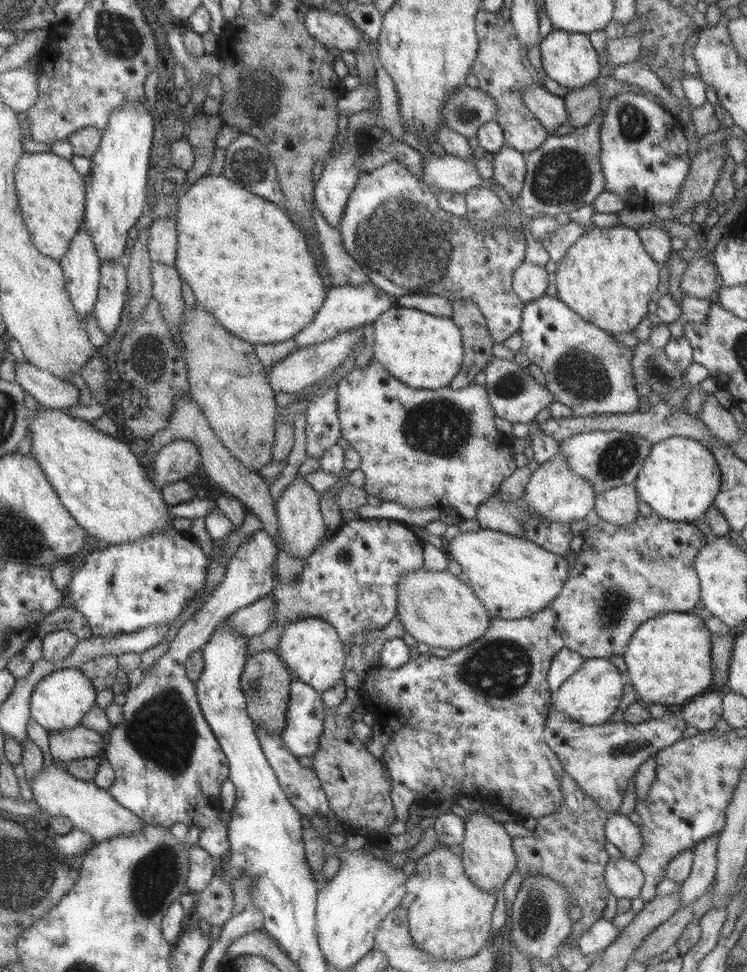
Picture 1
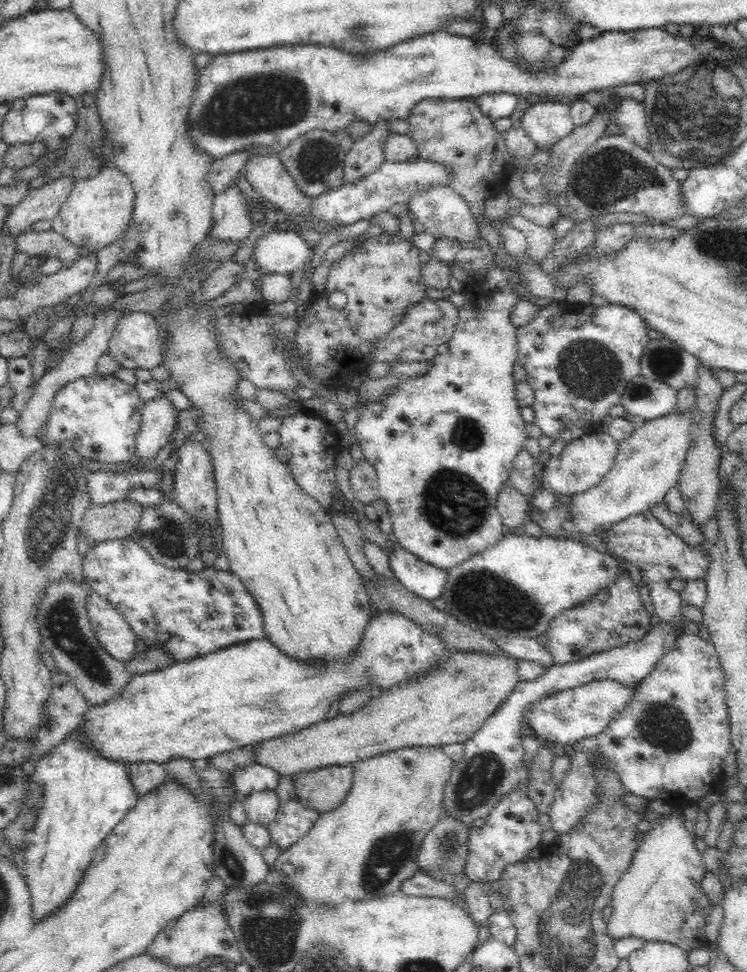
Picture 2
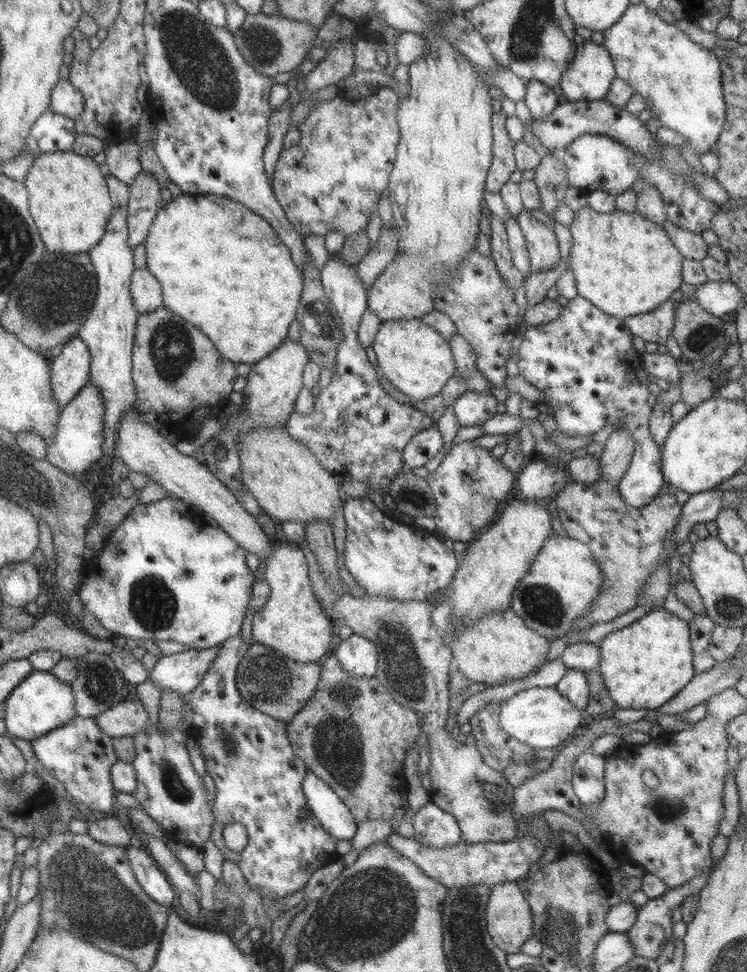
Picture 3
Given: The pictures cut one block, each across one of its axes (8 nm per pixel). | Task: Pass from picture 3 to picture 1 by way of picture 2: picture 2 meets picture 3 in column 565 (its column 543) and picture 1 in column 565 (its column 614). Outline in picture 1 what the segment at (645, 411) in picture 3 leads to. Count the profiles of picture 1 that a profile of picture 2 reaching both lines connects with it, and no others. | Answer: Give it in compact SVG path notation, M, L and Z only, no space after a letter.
M546 294L524 303L518 333L521 339L520 351L540 368L547 390L551 391L555 401L572 410L573 417L636 411L638 396L635 393L636 384L630 367L630 340L619 340L618 337L617 341L613 341L611 333L583 320L557 297Z

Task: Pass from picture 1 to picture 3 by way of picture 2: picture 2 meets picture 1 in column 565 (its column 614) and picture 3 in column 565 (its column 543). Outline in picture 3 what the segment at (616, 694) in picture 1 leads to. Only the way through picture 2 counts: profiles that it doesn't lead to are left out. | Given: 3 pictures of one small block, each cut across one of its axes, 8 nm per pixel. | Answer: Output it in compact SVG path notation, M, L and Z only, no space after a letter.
M527 688L503 701L499 709L499 726L503 733L518 742L537 748L562 747L572 739L571 734L581 724L581 710L575 708L555 688Z

